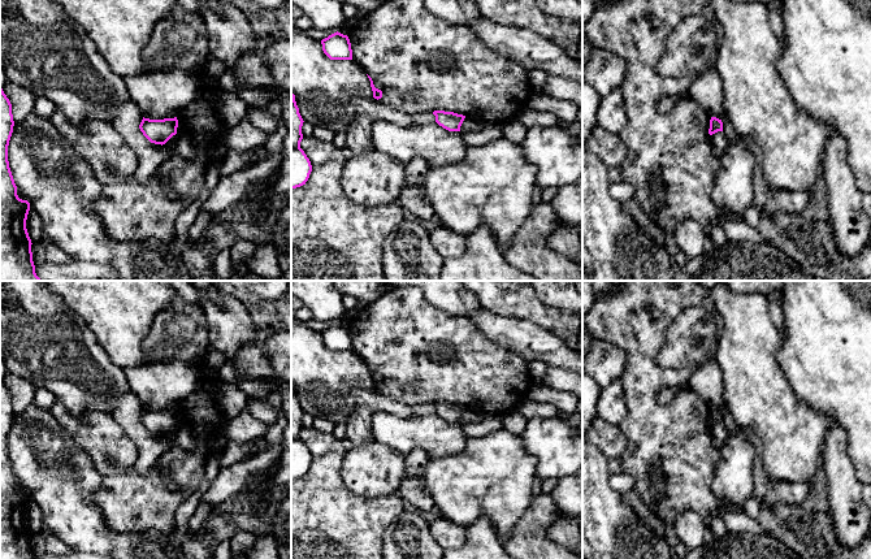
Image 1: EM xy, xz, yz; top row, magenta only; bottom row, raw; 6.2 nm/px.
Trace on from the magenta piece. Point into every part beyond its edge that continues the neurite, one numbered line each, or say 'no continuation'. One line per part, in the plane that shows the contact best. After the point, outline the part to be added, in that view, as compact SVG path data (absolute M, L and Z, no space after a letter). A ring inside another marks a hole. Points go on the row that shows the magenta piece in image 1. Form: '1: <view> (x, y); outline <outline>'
no continuation

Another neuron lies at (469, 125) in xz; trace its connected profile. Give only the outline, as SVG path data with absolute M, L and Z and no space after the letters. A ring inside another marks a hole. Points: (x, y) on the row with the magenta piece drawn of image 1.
M465 117L462 126L460 126L460 133L474 133L480 131L484 127L485 124L482 124L477 118L472 117Z

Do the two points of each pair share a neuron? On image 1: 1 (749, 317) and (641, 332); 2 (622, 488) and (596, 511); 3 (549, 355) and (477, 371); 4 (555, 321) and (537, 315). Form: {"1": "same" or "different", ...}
{"1": "different", "2": "different", "3": "different", "4": "same"}

